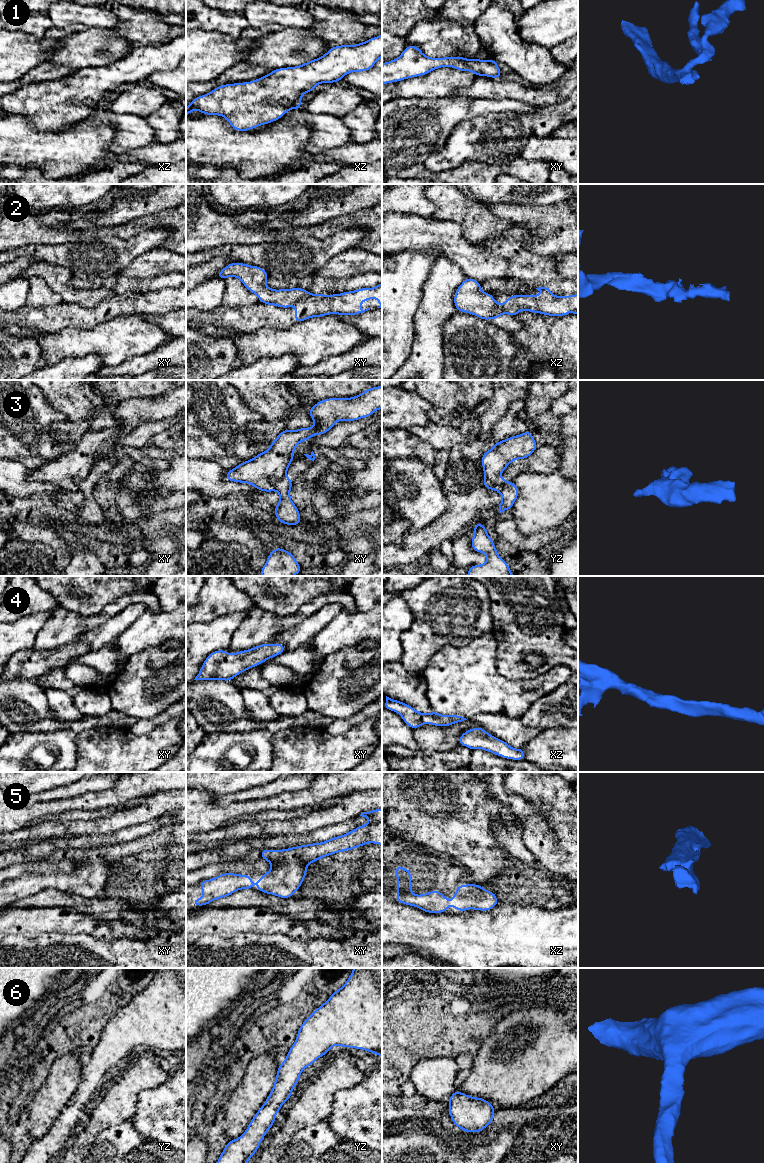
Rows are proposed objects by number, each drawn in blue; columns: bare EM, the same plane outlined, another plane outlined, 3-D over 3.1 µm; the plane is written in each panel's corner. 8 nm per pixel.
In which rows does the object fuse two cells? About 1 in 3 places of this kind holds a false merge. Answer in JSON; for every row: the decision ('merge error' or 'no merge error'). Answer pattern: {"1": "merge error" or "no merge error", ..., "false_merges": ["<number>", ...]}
{"1": "no merge error", "2": "merge error", "3": "merge error", "4": "no merge error", "5": "no merge error", "6": "no merge error", "false_merges": ["2", "3"]}

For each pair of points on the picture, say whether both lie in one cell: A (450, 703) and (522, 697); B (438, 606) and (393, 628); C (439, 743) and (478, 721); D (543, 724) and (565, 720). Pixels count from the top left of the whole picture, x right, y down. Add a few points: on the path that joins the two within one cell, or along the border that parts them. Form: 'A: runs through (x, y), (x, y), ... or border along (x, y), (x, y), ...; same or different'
A: runs through (468, 697), (504, 697); same
B: border along (402, 598), (412, 623), (401, 640); different
C: runs through (449, 735), (468, 724); same
D: runs through (548, 720), (560, 720); same

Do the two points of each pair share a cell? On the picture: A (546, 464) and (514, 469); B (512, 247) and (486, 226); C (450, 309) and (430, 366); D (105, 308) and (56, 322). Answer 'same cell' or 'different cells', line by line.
A: same cell
B: different cells
C: same cell
D: same cell

